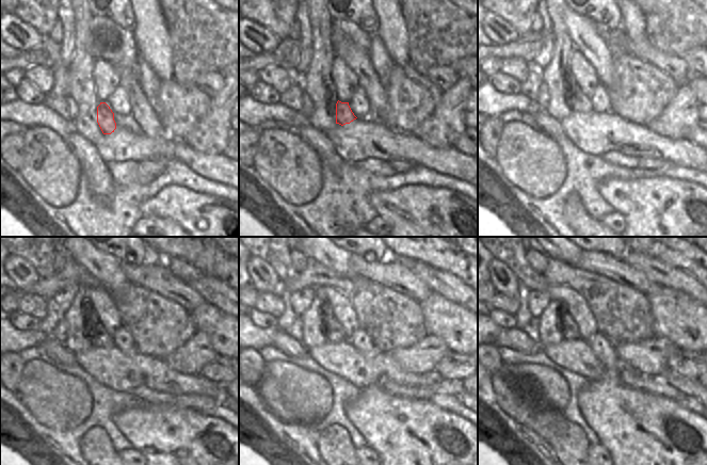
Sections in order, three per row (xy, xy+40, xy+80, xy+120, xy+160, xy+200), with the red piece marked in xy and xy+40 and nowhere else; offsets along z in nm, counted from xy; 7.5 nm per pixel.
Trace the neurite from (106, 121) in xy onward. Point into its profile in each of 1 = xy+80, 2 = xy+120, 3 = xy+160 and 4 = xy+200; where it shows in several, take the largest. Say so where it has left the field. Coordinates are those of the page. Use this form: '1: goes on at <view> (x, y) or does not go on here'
1: goes on at xy+80 (580, 103)
2: goes on at xy+120 (99, 338)
3: goes on at xy+160 (334, 333)
4: goes on at xy+200 (569, 331)

